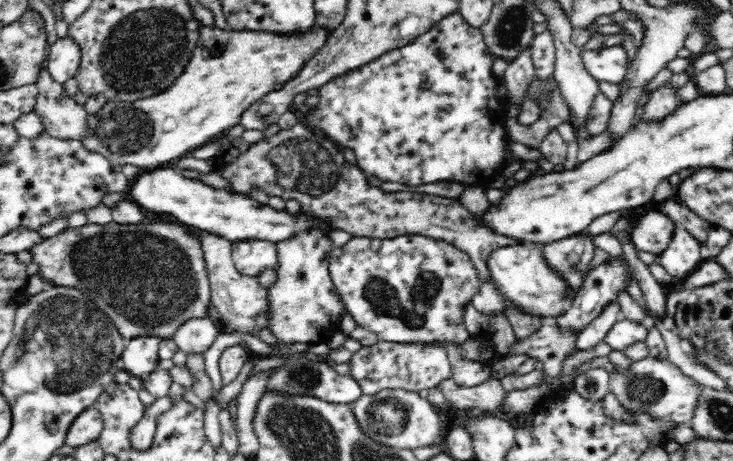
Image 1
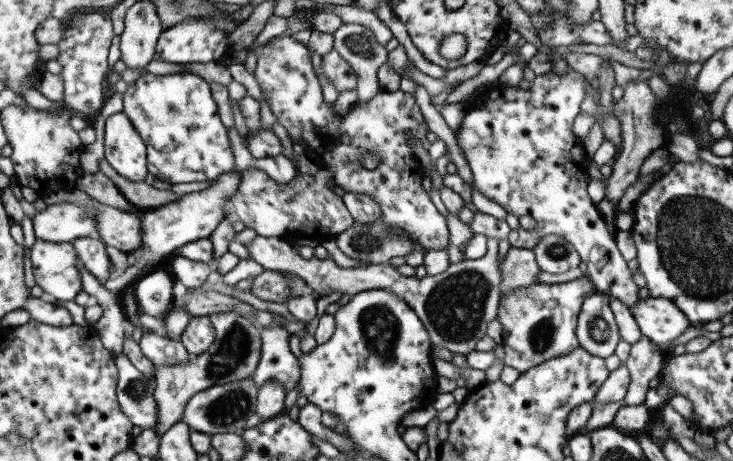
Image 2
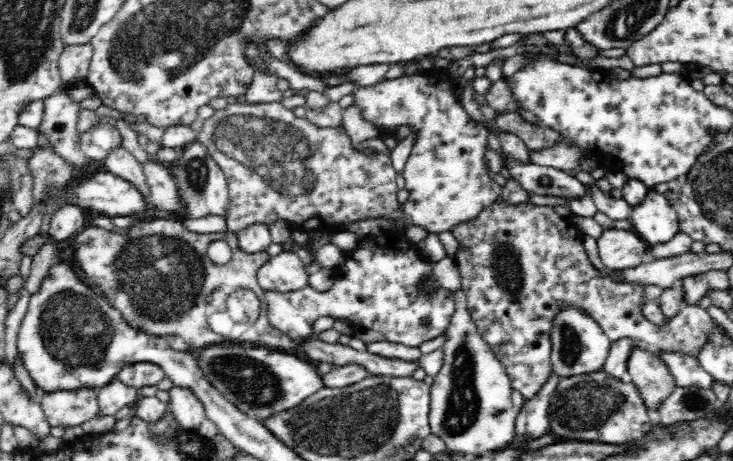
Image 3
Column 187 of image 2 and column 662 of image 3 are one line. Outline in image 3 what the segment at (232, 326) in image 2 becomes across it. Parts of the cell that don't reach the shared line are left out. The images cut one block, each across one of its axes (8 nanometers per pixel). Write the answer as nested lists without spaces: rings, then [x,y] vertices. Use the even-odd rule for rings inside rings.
[[[635,344],[627,364],[627,377],[638,389],[645,406],[658,410],[660,402],[677,388],[668,366],[660,354]]]

